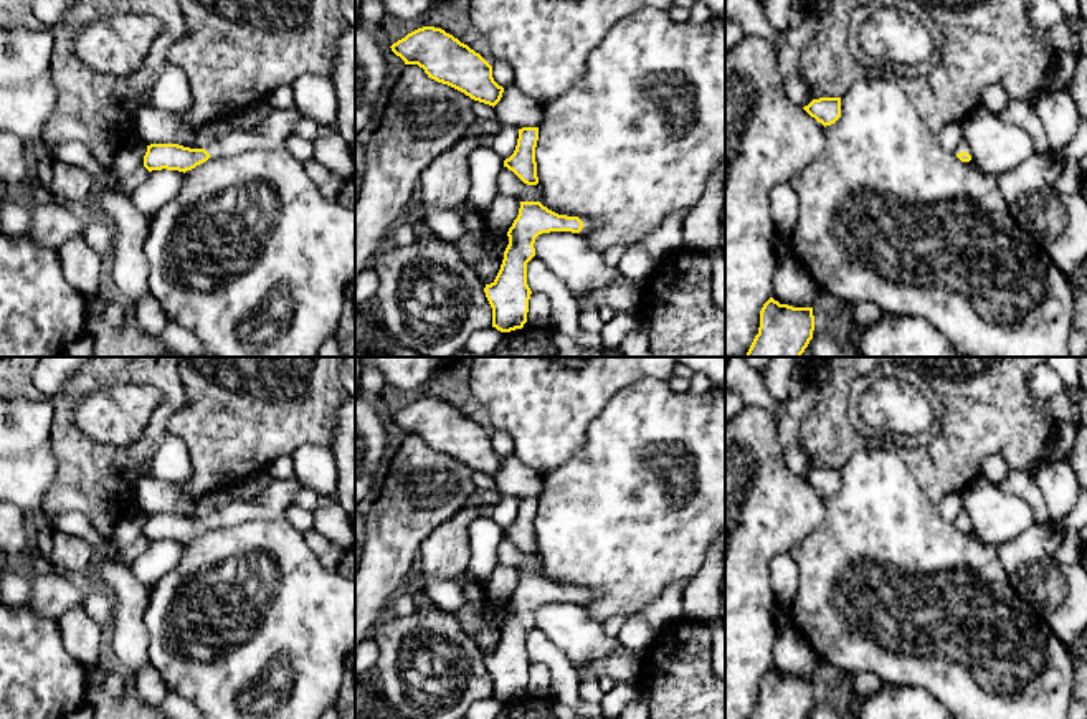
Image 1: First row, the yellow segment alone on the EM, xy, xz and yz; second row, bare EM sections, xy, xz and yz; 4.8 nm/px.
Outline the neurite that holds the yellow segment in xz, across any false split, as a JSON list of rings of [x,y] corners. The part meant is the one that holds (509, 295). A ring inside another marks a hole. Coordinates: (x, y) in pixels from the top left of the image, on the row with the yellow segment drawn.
[[[520,202],[519,215],[507,231],[509,245],[496,279],[484,293],[492,307],[492,327],[501,332],[522,329],[527,322],[530,288],[527,263],[535,256],[535,238],[550,231],[588,233],[598,220],[558,215],[540,202]]]

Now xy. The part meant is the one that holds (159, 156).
[[[294,106],[271,109],[269,116],[256,129],[233,129],[206,149],[190,149],[178,144],[150,144],[144,155],[144,167],[149,172],[167,169],[185,174],[206,162],[211,155],[228,157],[244,150],[281,149],[301,117],[302,114]]]

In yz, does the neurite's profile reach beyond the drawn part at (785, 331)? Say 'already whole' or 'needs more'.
already whole

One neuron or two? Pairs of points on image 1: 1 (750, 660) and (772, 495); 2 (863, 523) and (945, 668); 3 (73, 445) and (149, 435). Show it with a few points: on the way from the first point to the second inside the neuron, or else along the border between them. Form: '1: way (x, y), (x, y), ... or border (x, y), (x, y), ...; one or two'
1: way (750, 619), (750, 536); one
2: way (882, 559), (892, 580), (942, 632); one
3: way (93, 455), (131, 455); one

